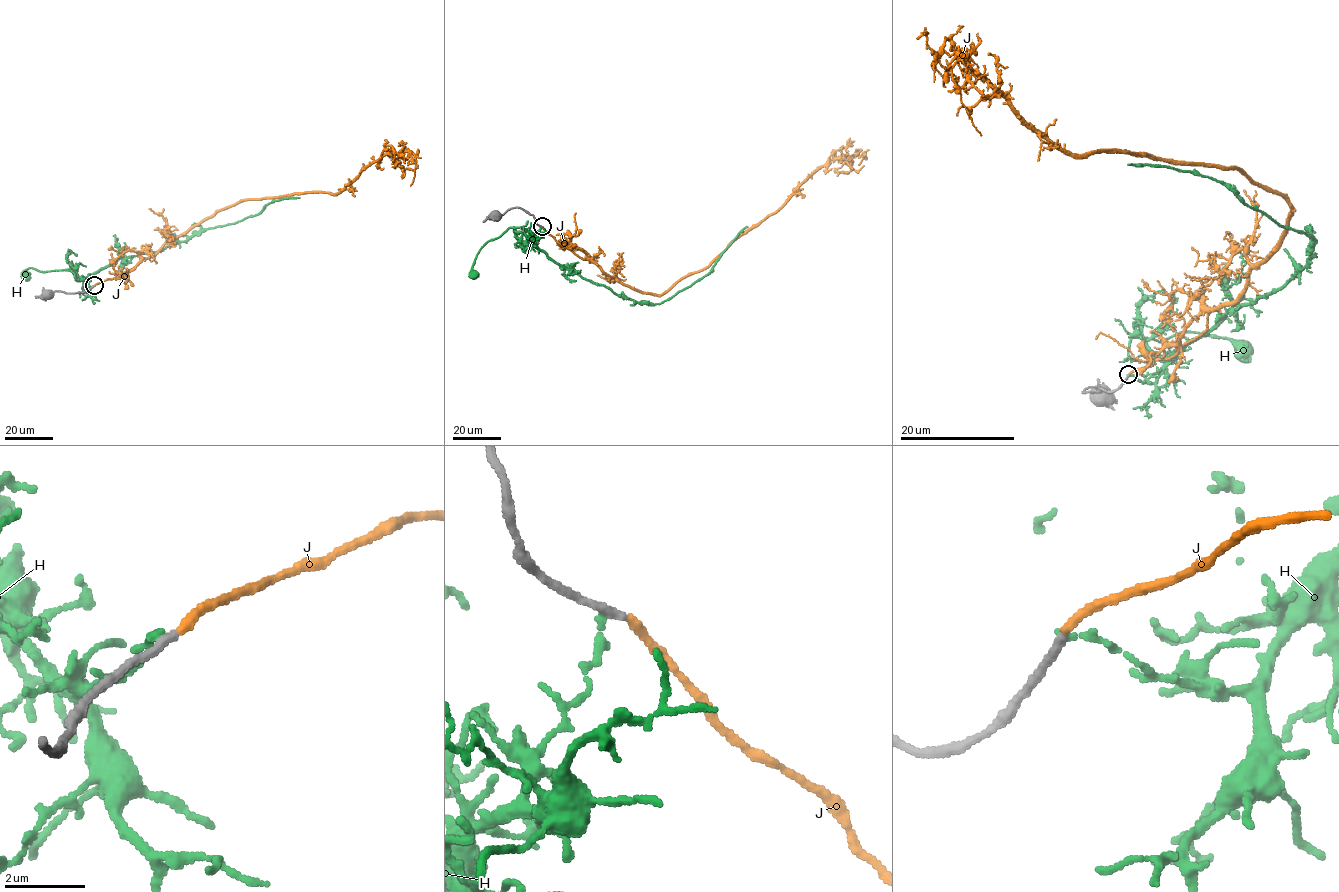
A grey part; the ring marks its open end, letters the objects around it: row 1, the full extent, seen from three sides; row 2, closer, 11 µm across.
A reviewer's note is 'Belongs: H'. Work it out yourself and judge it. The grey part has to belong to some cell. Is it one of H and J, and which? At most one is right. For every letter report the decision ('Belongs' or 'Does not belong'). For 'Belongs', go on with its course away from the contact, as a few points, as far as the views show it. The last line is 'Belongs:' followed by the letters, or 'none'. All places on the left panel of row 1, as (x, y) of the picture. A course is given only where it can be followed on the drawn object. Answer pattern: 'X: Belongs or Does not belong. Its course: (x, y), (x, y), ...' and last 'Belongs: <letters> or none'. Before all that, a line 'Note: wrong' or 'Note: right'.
Note: wrong
H: Does not belong
J: Belongs. Its course: (94, 286), (130, 270), (167, 241), (242, 200), (338, 193), (384, 155), (411, 151), (416, 166), (410, 186)
Belongs: J

